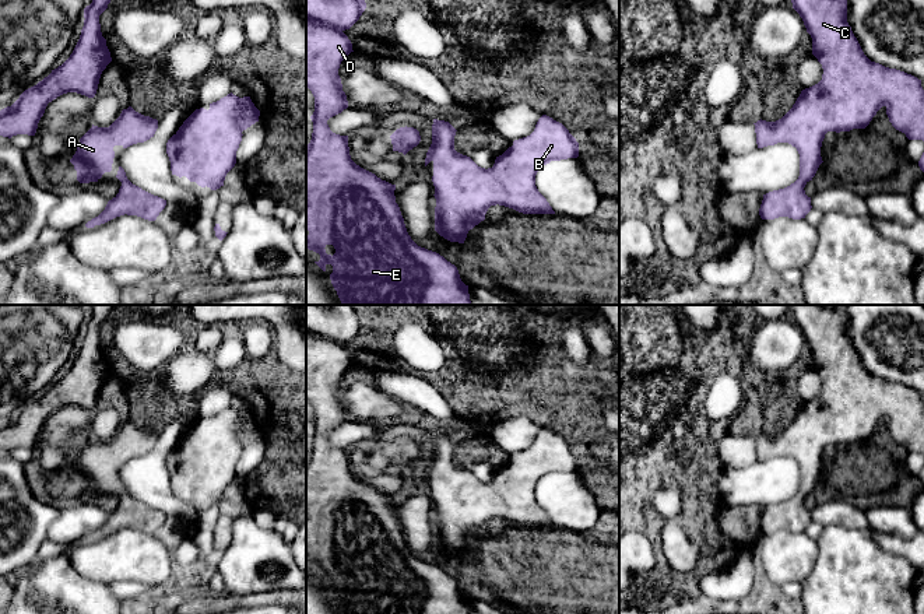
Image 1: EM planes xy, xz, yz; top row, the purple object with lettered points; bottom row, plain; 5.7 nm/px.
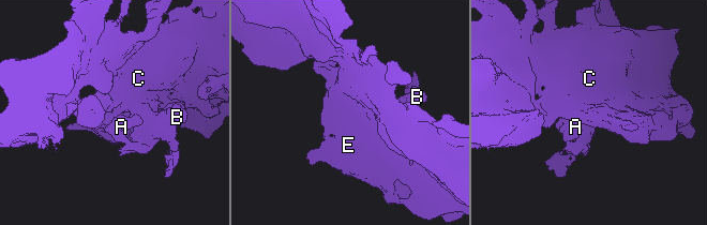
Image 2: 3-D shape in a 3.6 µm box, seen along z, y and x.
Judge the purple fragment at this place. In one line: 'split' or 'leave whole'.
leave whole

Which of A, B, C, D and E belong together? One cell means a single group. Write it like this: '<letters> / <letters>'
A B C D E

